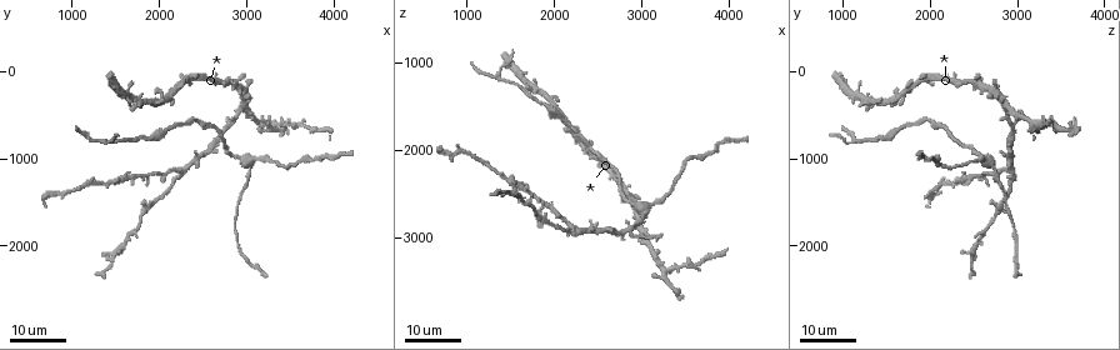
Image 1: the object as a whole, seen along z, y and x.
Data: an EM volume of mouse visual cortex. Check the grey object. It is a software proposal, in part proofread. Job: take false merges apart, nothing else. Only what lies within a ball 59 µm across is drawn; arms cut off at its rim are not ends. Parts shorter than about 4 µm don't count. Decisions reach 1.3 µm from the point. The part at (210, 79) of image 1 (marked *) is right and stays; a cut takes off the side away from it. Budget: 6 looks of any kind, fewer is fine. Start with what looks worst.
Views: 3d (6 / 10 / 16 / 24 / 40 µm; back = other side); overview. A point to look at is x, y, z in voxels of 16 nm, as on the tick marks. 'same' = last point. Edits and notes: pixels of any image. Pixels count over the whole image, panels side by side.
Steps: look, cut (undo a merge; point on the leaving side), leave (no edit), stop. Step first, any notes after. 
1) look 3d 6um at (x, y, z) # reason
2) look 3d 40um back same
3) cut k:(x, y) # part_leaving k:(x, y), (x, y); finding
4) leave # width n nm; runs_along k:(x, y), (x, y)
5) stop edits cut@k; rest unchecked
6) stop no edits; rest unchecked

look 3d 24um at (1350, 800, 1150) # arms part here

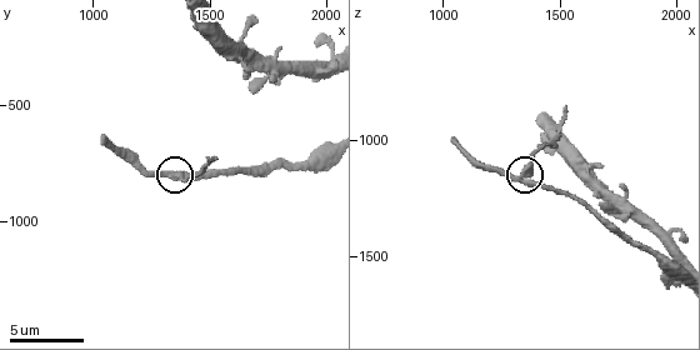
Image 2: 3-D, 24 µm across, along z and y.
look 3d 10um at (1340, 810, 1140) # zoom in

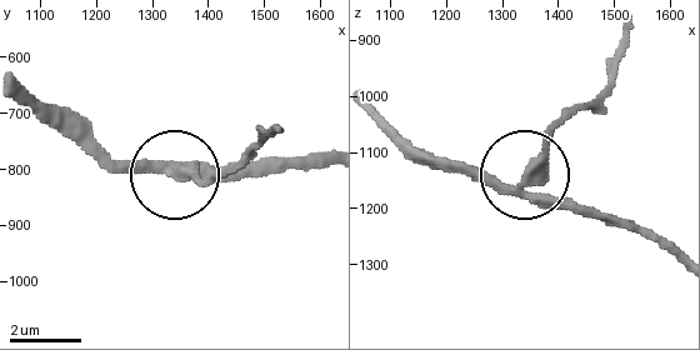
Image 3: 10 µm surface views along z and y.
cut 3:(198, 175) # arms 3; part_leaving 3:(171, 169), (223, 175), (276, 130); two neurons meet here

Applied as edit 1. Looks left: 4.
look overview

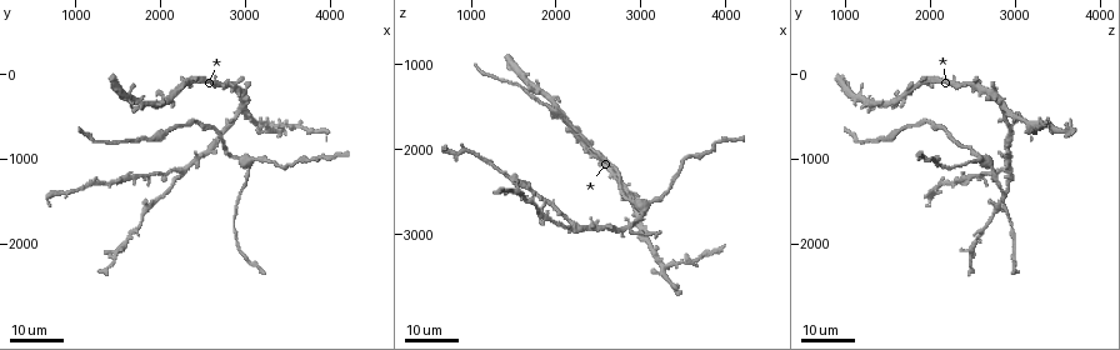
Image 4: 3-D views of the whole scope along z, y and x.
look 3d 24um at (2950, 400, 2900)

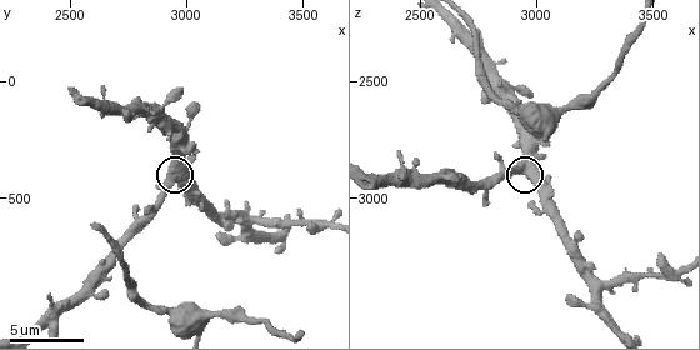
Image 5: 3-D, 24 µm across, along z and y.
look 3d 6um same

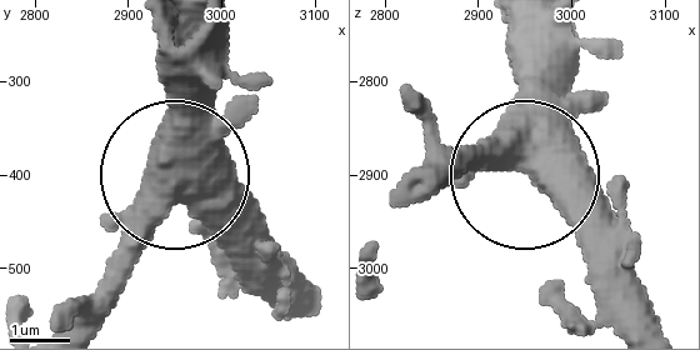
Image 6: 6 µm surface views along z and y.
look 3d 6um back same # from behind

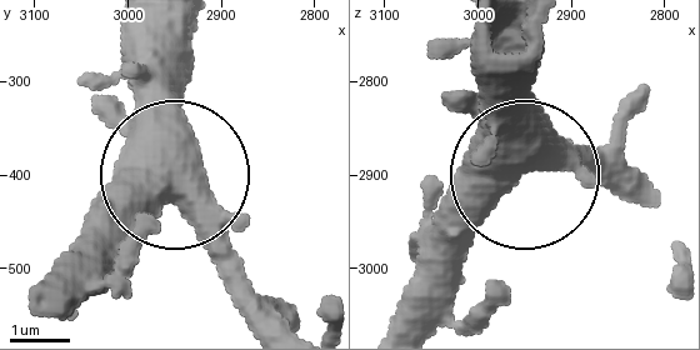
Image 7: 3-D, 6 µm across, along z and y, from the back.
leave # runs_along 7:(548, 24), (523, 173), (414, 288); one neuron here

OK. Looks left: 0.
stop edits cut@3; rest unchecked

